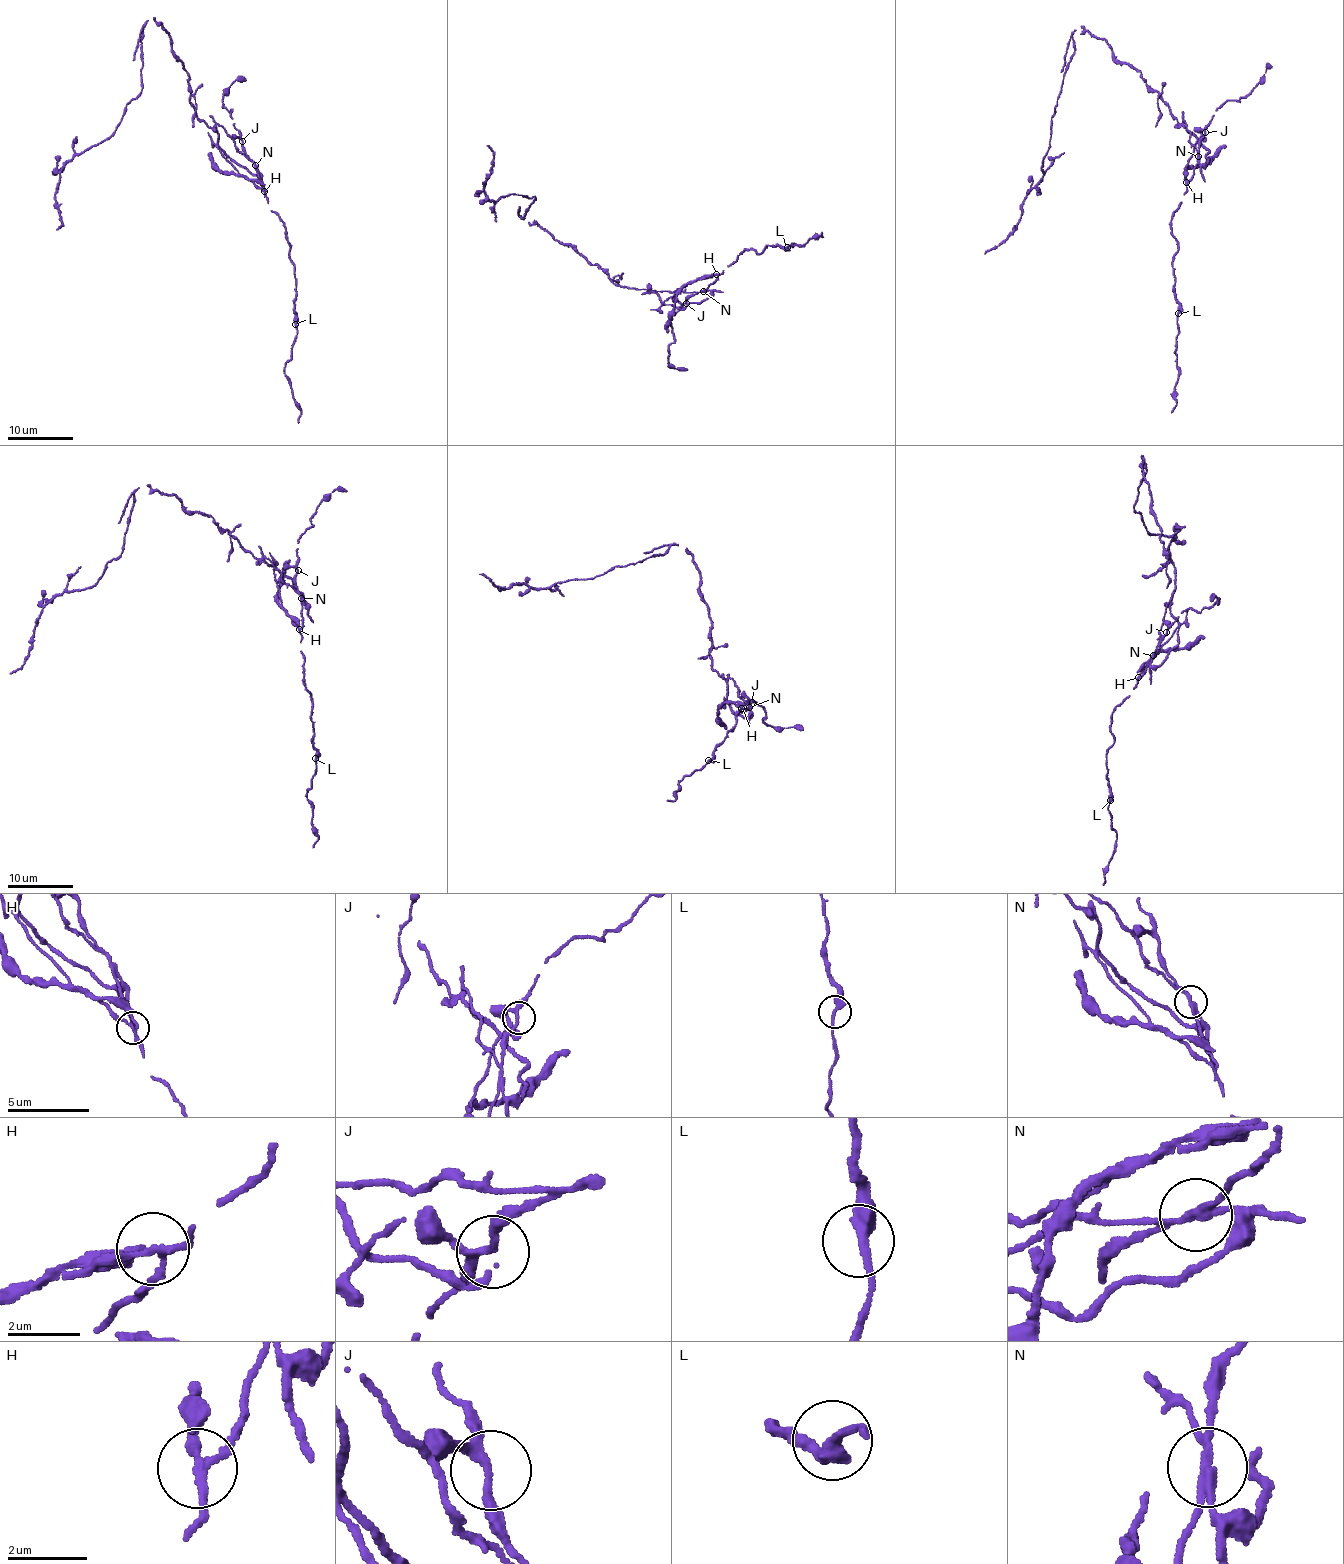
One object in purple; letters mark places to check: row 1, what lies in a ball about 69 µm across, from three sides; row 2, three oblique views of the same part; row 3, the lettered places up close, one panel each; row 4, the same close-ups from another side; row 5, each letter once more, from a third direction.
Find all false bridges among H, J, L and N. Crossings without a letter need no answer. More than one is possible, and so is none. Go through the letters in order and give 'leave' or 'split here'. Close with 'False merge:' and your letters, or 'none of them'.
H: split here
J: leave
L: leave
N: split here
False merge: H, N

